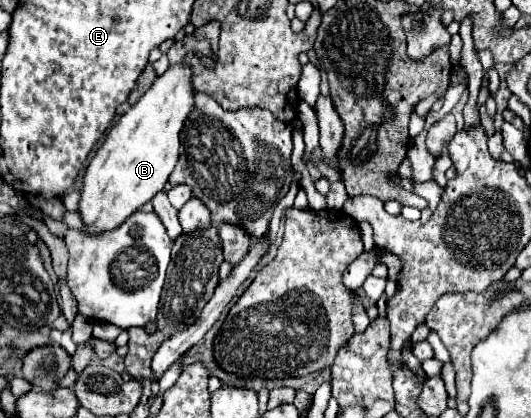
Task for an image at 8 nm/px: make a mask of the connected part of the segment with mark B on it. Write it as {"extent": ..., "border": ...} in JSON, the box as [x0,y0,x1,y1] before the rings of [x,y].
{"extent":[77,63,193,235],"border":[[[187,63],[169,67],[165,75],[157,77],[155,83],[145,91],[145,95],[135,103],[109,131],[103,145],[97,149],[95,157],[91,159],[89,167],[83,175],[83,187],[79,197],[77,213],[85,225],[83,233],[87,235],[99,235],[105,231],[117,229],[127,217],[131,217],[135,211],[139,211],[145,203],[149,203],[167,183],[167,177],[171,175],[177,159],[179,159],[179,133],[183,129],[183,121],[193,109],[193,85],[191,85],[191,67]]]}

